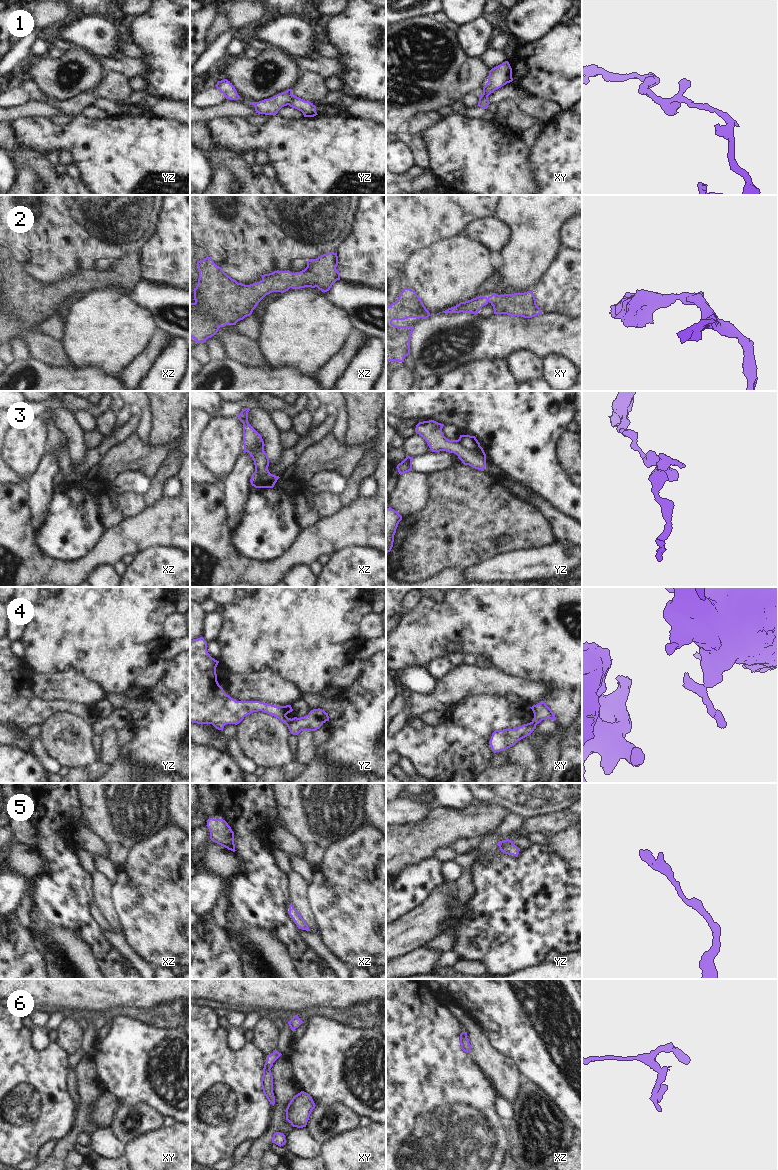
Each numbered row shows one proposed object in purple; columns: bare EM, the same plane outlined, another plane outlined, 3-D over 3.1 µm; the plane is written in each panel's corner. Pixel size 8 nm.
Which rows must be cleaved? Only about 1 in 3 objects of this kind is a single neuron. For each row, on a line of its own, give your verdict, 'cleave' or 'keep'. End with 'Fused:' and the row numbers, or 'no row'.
1: cleave
2: keep
3: cleave
4: cleave
5: keep
6: cleave
Fused: 1, 3, 4, 6

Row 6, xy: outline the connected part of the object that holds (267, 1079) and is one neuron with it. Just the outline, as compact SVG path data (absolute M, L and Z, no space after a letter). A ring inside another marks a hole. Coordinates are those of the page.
M265 1067L263 1068L261 1086L262 1086L264 1095L266 1096L270 1104L274 1106L275 1096L273 1093L273 1076L272 1076L271 1070Z

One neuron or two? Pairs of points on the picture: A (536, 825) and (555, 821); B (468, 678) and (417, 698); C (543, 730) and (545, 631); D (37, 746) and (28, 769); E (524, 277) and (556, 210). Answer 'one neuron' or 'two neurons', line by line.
A: one neuron
B: one neuron
C: two neurons
D: two neurons
E: one neuron

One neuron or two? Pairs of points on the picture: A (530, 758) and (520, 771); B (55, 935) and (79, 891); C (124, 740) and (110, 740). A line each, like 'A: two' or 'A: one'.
A: two
B: two
C: two

